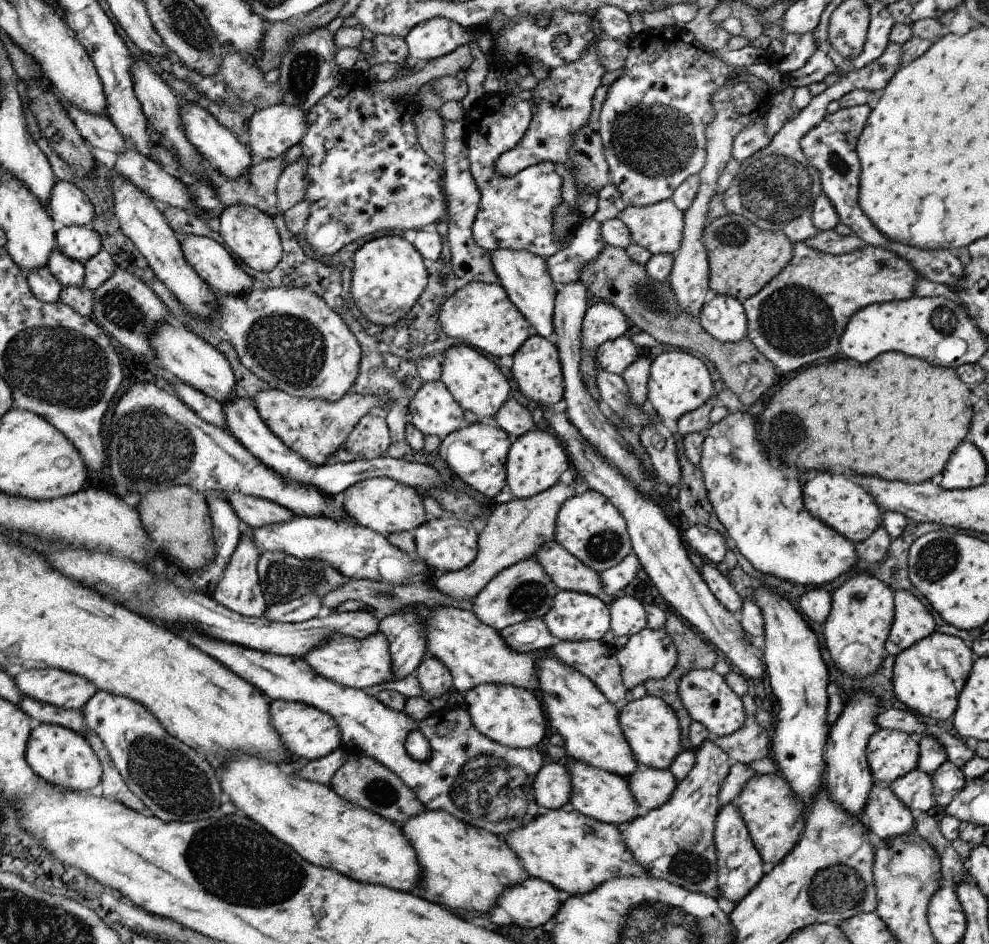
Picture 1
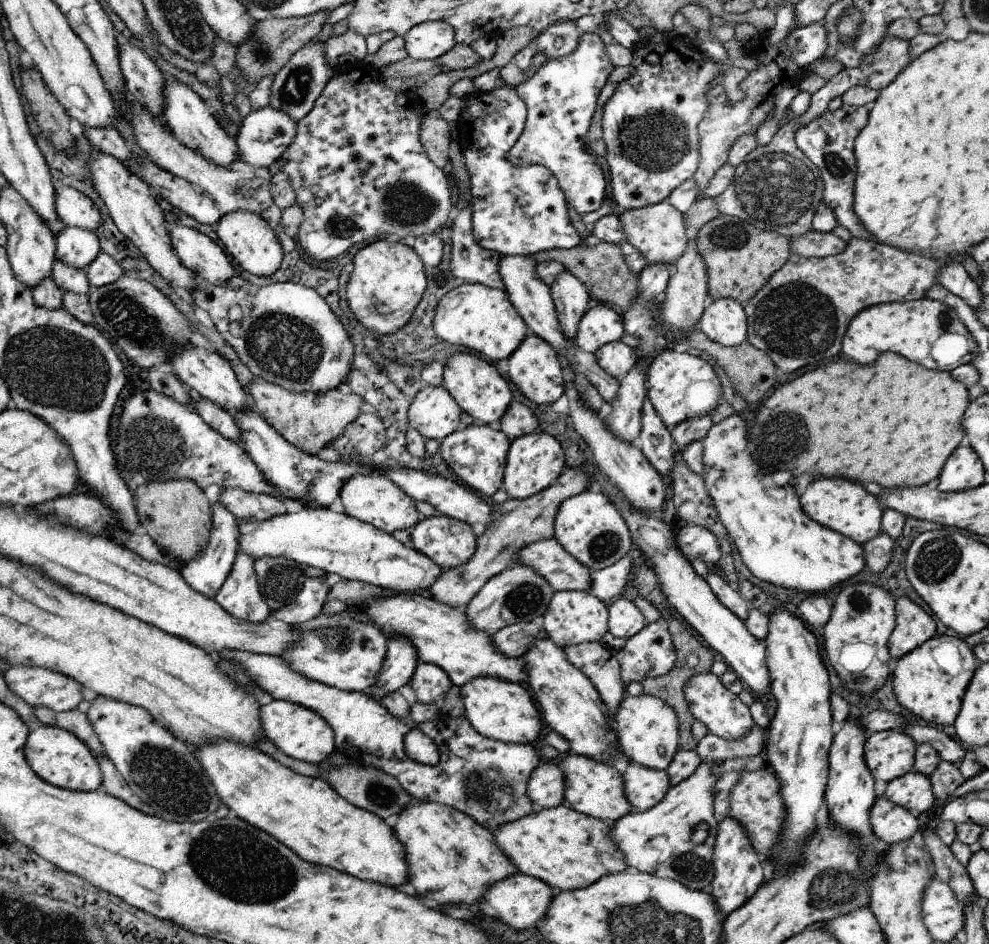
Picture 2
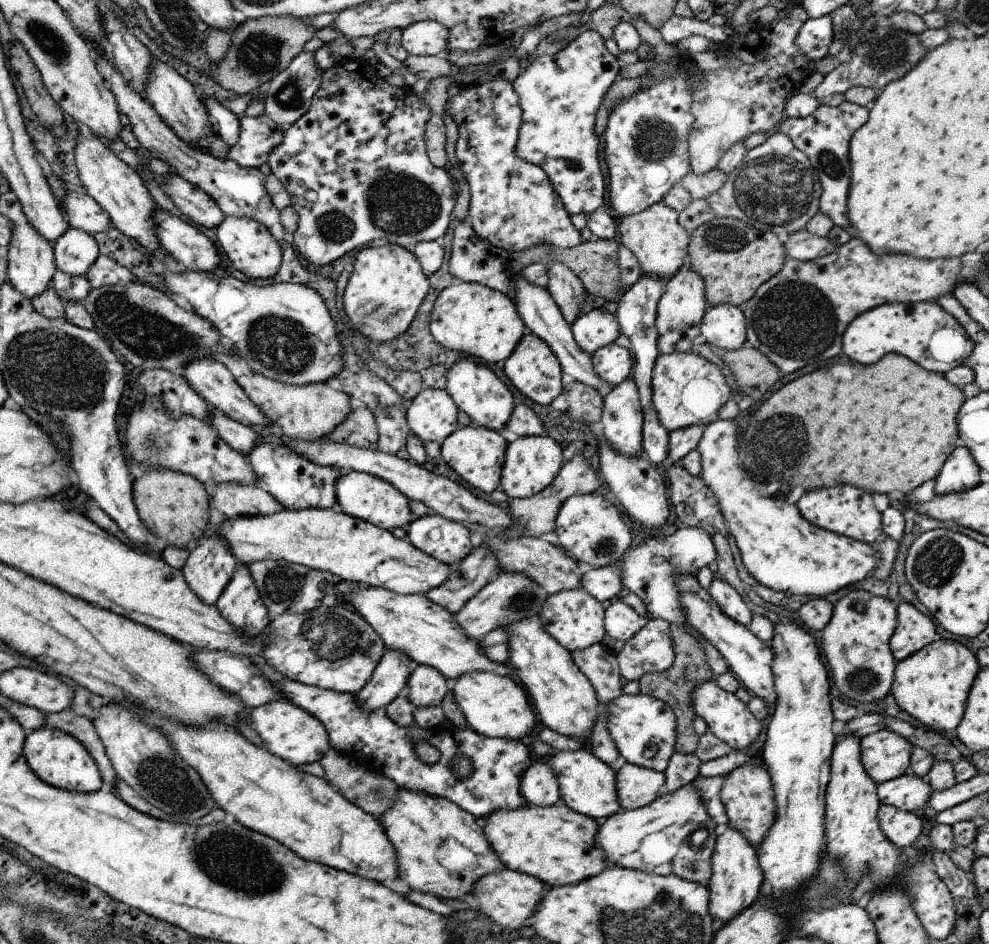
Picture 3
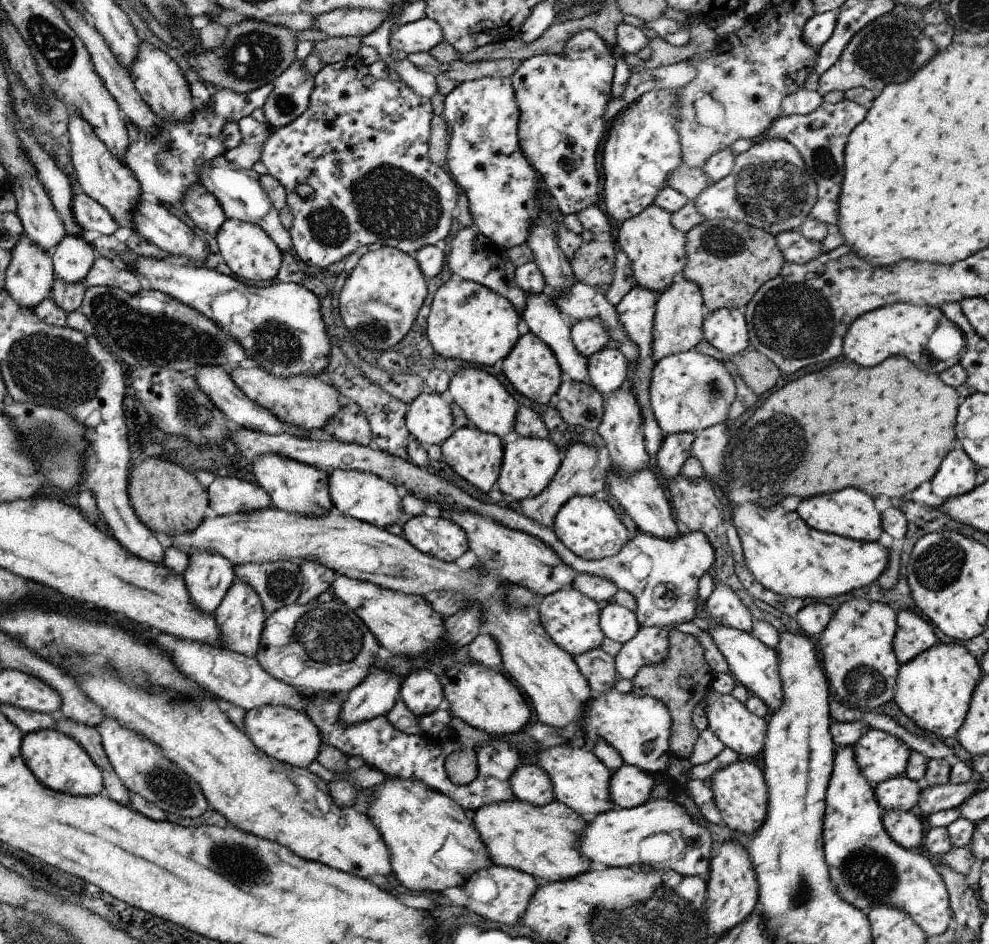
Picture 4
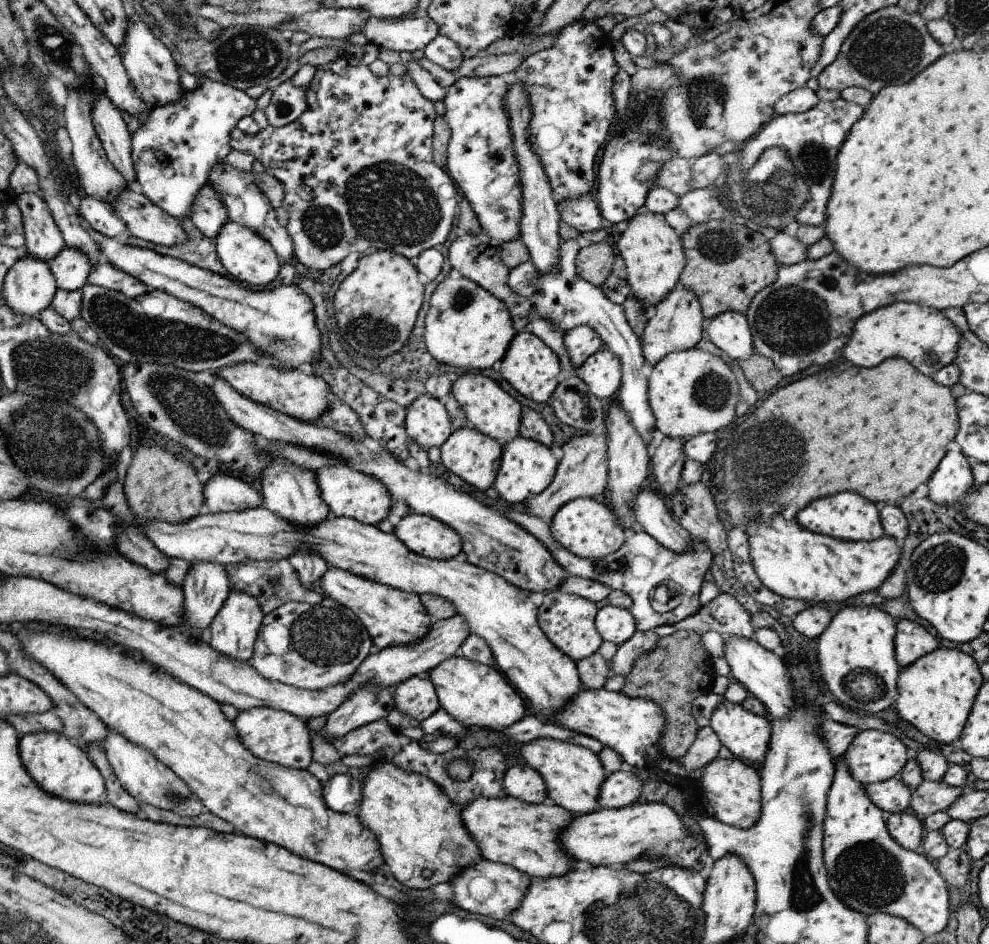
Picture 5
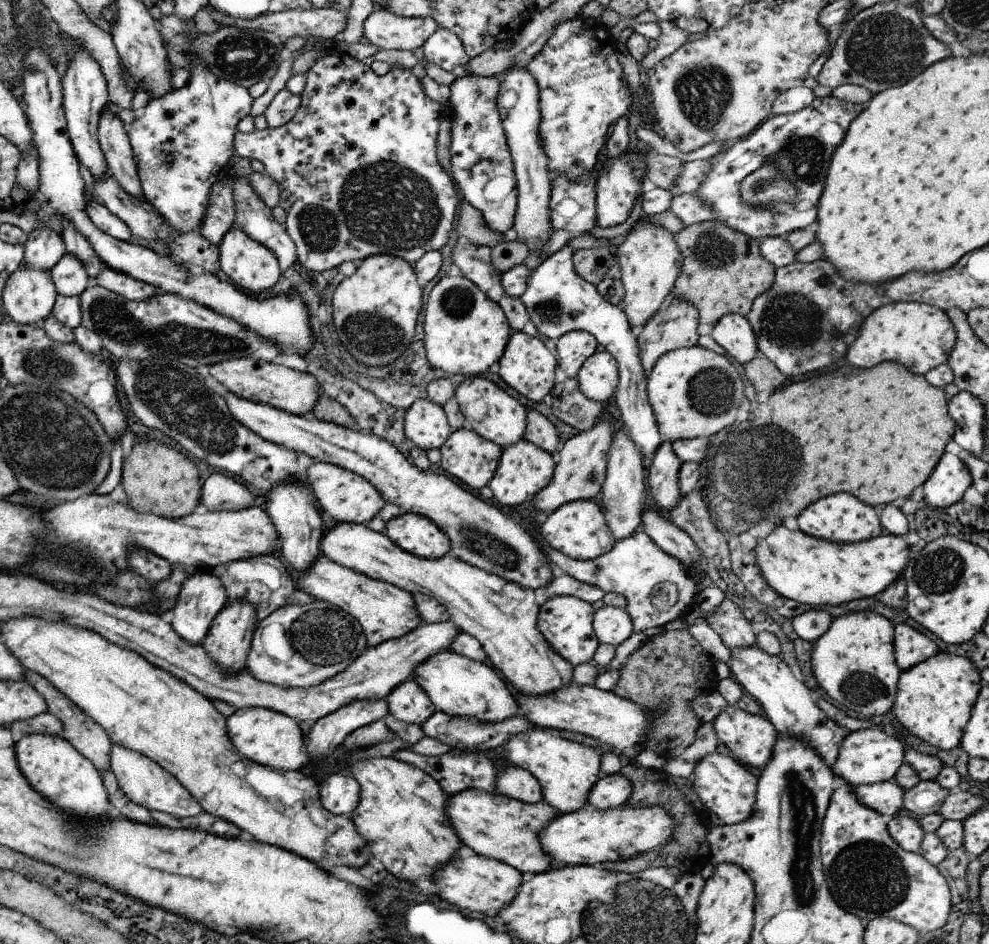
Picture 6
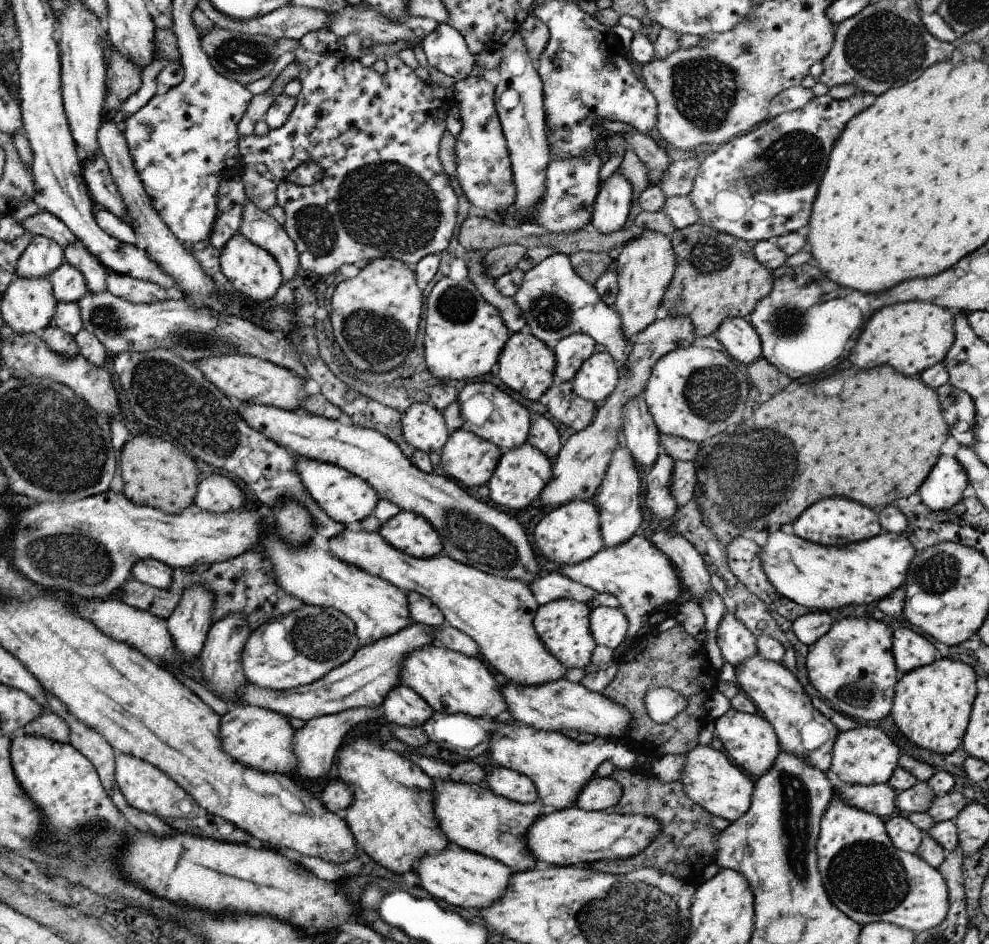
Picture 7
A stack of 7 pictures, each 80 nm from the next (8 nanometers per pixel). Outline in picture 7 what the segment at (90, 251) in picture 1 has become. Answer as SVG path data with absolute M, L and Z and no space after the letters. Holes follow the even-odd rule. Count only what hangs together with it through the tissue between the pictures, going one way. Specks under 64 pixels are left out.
M64 261L49 276L57 302L79 301L88 292L87 280L82 271Z

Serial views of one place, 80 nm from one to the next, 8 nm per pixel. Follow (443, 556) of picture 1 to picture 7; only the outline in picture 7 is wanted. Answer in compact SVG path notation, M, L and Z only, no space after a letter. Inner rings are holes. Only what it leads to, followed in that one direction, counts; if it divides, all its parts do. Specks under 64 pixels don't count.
M400 511L381 523L378 531L395 549L414 558L432 558L443 552L442 537L423 516Z

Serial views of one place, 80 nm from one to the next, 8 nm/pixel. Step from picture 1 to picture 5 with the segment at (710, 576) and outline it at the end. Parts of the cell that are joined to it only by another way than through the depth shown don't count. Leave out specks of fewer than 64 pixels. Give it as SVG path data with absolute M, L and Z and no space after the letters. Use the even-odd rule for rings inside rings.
M721 592L718 598L702 606L694 616L684 618L674 624L676 630L717 631L722 637L754 639L755 630L750 614L730 595Z

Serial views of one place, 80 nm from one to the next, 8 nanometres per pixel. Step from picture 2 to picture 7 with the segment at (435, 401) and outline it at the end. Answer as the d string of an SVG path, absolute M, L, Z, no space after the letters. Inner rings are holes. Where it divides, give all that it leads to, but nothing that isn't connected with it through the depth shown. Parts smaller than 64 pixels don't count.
M416 402L403 412L401 427L408 444L428 454L443 448L449 437L443 412L430 402Z

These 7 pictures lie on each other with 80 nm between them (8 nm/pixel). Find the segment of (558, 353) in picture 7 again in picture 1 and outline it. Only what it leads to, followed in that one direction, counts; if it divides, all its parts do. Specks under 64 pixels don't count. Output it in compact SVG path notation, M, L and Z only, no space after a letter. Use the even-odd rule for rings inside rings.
M606 301L592 304L582 322L581 348L595 354L604 342L628 336L632 331L630 321L616 306Z

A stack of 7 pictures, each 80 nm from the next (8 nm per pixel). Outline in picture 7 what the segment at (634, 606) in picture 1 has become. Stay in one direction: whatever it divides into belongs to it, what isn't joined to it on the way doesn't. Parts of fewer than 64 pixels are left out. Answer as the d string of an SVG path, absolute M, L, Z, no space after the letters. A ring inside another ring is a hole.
M599 606L591 610L590 630L597 645L609 646L615 650L622 646L628 629L628 619L618 607Z

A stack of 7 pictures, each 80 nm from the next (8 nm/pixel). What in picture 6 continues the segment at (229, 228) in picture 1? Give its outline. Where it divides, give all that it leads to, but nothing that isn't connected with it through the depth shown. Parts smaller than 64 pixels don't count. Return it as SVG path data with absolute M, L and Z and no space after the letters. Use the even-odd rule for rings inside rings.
M240 227L230 228L224 234L218 249L221 270L230 278L231 283L249 295L264 296L265 292L268 292L281 280L282 271L277 256L268 247L249 238Z

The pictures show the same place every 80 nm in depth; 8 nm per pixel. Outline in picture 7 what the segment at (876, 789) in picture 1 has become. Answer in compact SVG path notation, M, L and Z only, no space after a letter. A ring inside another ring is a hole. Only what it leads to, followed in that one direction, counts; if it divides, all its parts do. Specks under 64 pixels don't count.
M902 816L886 819L885 827L893 845L907 853L916 853L925 835L911 820Z

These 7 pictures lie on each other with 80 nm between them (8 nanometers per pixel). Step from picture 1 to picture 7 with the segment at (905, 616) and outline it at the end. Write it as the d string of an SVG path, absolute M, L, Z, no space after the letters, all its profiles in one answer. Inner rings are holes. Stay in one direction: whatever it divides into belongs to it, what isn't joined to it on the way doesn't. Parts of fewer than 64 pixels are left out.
M905 627L893 631L893 655L900 674L909 673L938 658L936 647L928 638Z

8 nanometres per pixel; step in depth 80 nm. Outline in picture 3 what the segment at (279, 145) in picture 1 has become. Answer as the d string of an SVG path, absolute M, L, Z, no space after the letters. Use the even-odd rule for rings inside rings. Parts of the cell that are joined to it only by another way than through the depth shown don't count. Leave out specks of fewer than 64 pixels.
M262 114L258 117L244 116L239 120L239 140L226 154L226 159L243 168L258 168L268 162L268 154L274 146L282 144L284 128Z

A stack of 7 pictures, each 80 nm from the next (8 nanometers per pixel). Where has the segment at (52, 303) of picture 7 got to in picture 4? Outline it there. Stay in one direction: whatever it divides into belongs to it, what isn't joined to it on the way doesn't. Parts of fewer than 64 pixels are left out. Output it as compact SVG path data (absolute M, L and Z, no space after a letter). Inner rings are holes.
M24 235L12 248L12 260L5 273L4 292L8 291L18 304L26 310L35 310L46 298L51 298L56 284L56 272L53 268L52 254L42 250L32 239Z

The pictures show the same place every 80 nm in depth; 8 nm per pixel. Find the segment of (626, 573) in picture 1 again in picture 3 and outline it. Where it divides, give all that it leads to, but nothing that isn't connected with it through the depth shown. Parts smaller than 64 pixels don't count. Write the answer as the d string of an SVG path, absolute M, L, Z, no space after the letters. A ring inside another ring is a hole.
M620 562L616 566L607 565L598 569L584 568L580 588L600 603L607 604L620 597L624 589L620 582Z

